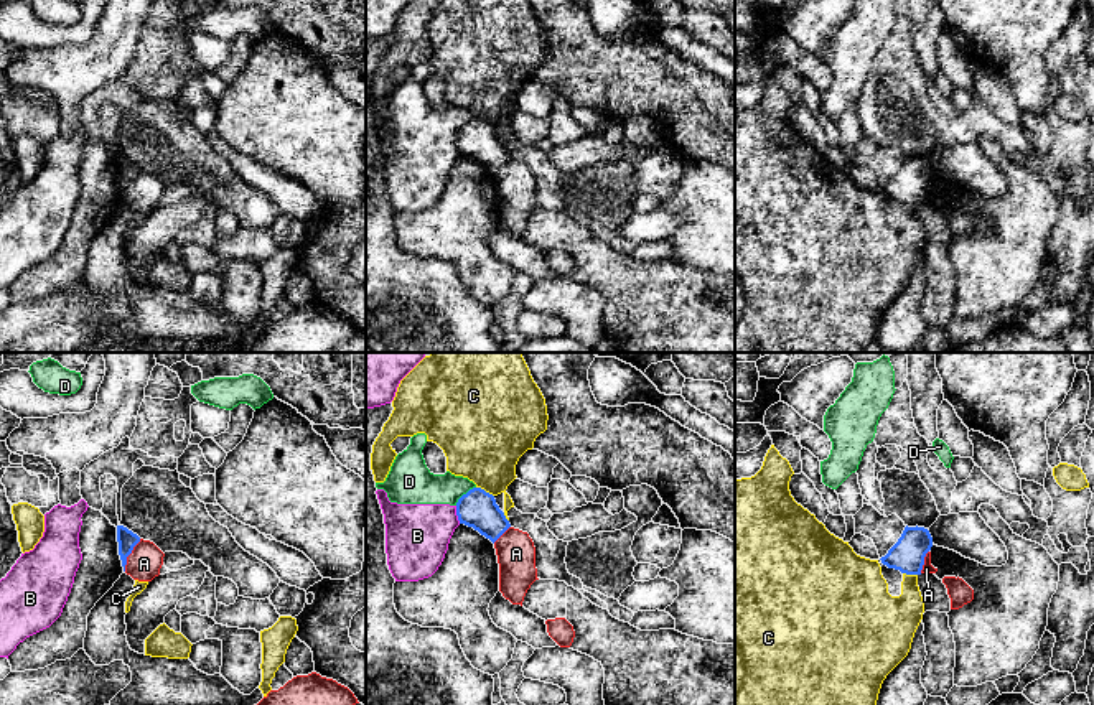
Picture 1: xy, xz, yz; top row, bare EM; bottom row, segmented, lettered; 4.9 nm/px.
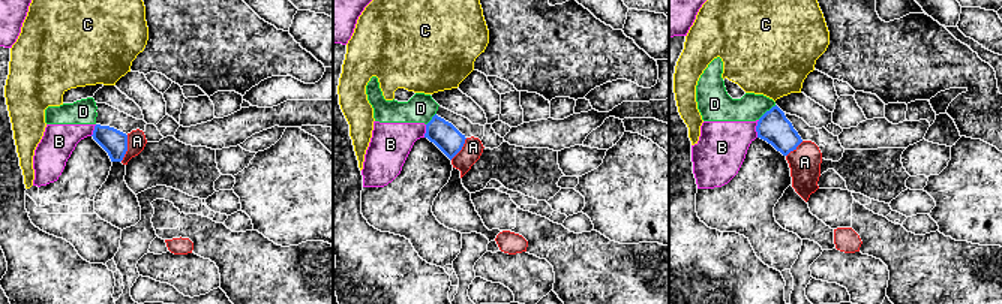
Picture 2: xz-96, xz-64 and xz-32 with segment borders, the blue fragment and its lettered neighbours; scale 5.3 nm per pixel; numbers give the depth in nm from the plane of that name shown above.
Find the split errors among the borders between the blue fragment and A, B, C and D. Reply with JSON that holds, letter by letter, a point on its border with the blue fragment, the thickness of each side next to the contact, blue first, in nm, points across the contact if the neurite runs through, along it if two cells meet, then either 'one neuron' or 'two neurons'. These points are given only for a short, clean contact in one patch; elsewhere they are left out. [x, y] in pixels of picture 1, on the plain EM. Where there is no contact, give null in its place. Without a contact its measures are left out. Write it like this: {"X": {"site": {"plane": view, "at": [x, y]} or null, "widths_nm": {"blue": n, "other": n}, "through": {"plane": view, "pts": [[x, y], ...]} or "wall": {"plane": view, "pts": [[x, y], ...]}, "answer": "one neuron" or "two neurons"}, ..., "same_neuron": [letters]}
{"A": {"site": {"plane": "xy", "at": [129, 185]}, "widths_nm": {"blue": 90, "other": 170}, "wall": {"plane": "xy", "pts": [[140, 170], [127, 188], [124, 201]]}, "answer": "two neurons"}, "B": {"site": {"plane": "xz", "at": [457, 145]}, "widths_nm": {"blue": 190, "other": 320}, "answer": "two neurons"}, "C": {"site": {"plane": "xz", "at": [483, 121]}, "widths_nm": {"blue": 190, "other": 400}, "answer": "two neurons"}, "D": {"site": {"plane": "xz", "at": [463, 126]}, "widths_nm": {"blue": 190, "other": 200}, "answer": "two neurons"}, "same_neuron": []}

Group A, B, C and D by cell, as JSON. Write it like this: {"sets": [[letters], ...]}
{"sets": [["A"], ["B", "D"], ["C"]]}

